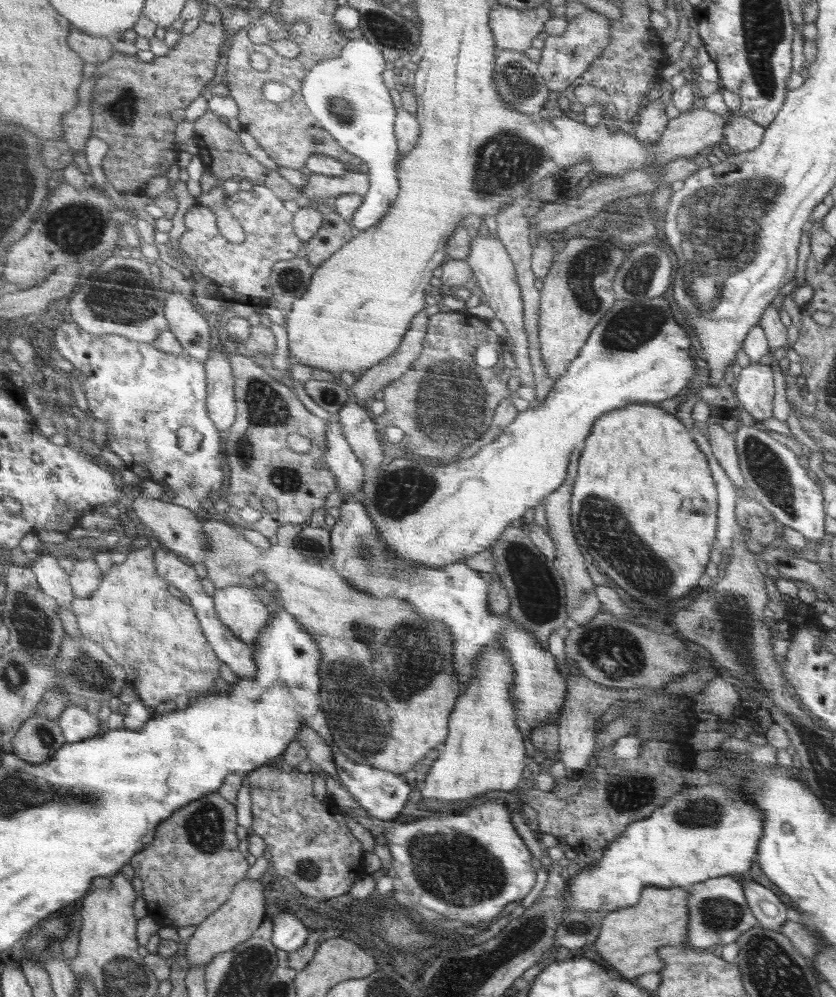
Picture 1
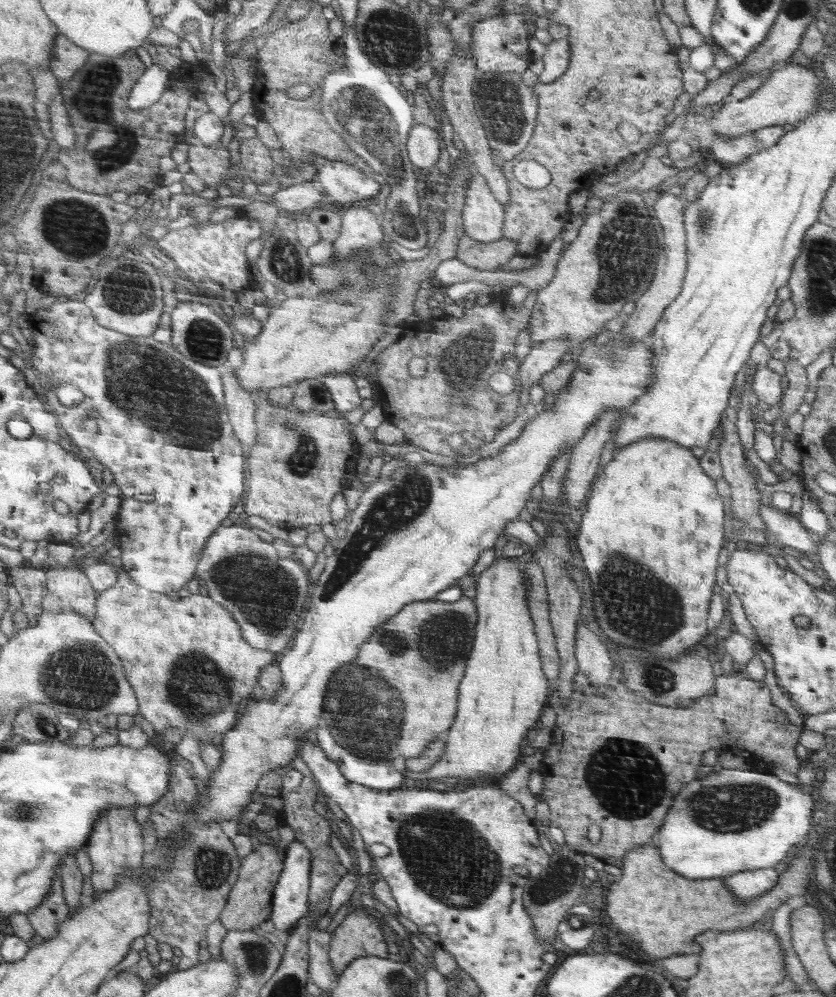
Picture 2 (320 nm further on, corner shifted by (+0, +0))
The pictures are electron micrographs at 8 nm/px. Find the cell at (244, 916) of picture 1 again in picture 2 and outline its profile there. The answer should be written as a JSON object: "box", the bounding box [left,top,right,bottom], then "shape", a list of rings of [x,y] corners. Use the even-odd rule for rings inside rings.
{"box":[221,843,282,931],"shape":[[[264,843],[258,845],[248,856],[243,857],[241,866],[241,877],[236,886],[229,892],[228,902],[221,912],[221,923],[228,931],[242,929],[253,930],[252,926],[258,926],[270,916],[270,910],[273,910],[274,886],[280,879],[282,872],[282,860],[278,858],[278,852],[274,845]]]}

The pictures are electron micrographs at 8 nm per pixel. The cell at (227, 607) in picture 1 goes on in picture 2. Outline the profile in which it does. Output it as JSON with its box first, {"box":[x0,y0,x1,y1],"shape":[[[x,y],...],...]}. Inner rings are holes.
{"box":[94,569,278,741],"shape":[[[119,569],[119,581],[116,587],[109,589],[105,593],[100,593],[98,596],[98,617],[94,624],[97,626],[98,632],[102,632],[102,636],[106,636],[106,640],[110,640],[110,644],[114,644],[114,648],[118,648],[118,654],[122,656],[122,660],[126,660],[126,674],[130,676],[129,681],[134,685],[135,691],[141,705],[141,714],[154,726],[155,731],[160,737],[166,730],[172,727],[177,727],[182,734],[194,733],[201,741],[210,737],[211,739],[216,733],[228,733],[236,724],[238,714],[241,712],[244,703],[244,698],[250,696],[252,686],[260,674],[262,666],[272,665],[272,660],[277,660],[278,656],[272,654],[268,650],[254,648],[245,640],[243,630],[238,622],[236,622],[233,614],[224,606],[214,602],[213,598],[193,594],[191,597],[182,599],[181,601],[172,600],[170,596],[161,593],[154,593],[148,589],[144,589],[137,580],[125,569]]]}

